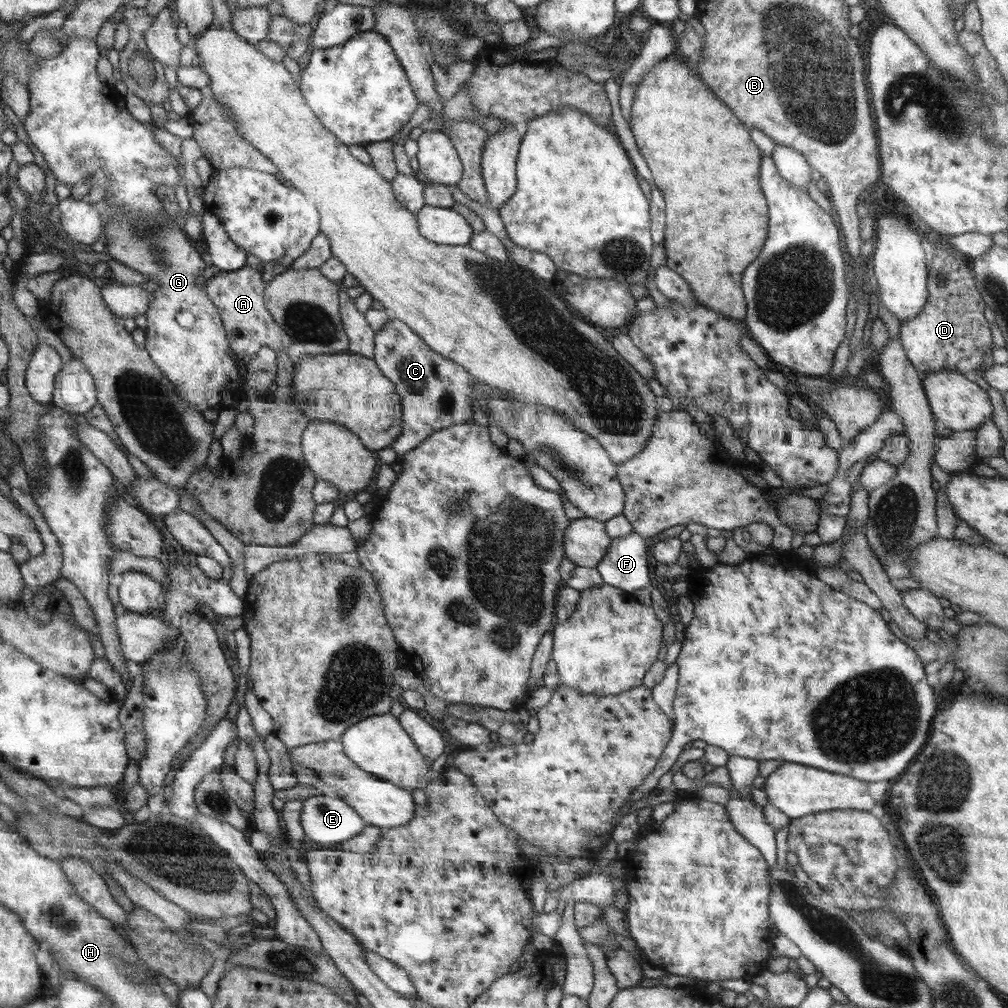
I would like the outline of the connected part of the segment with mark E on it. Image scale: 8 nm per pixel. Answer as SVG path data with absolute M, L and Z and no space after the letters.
M325 791L302 800L300 823L305 835L322 848L358 836L366 822L344 799Z

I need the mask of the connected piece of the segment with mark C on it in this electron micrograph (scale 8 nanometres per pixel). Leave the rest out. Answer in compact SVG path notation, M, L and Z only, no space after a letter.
M392 316L390 322L382 330L375 332L373 359L395 384L397 392L402 398L401 416L402 422L405 424L402 425L401 436L391 446L398 456L395 460L396 463L402 462L402 456L420 446L423 440L426 440L426 438L439 430L456 424L466 424L466 422L473 420L472 401L476 400L476 393L474 393L474 382L476 379L463 366L452 362L452 360L448 360L448 358L444 358L438 352L434 352L402 320L398 320L398 318Z

